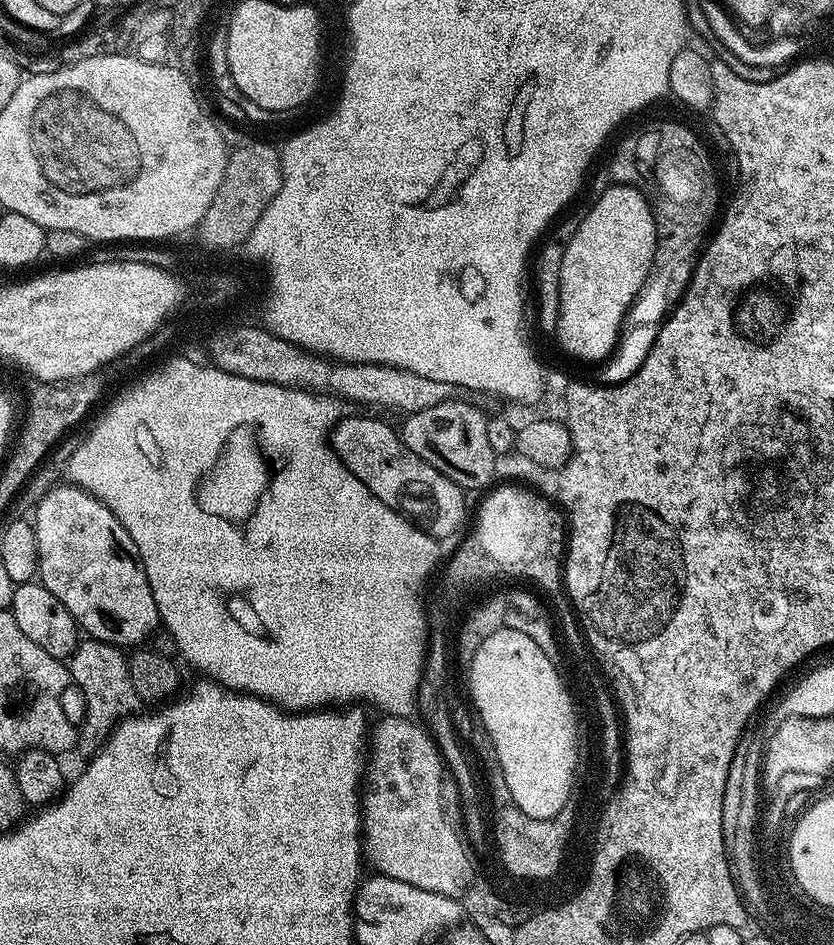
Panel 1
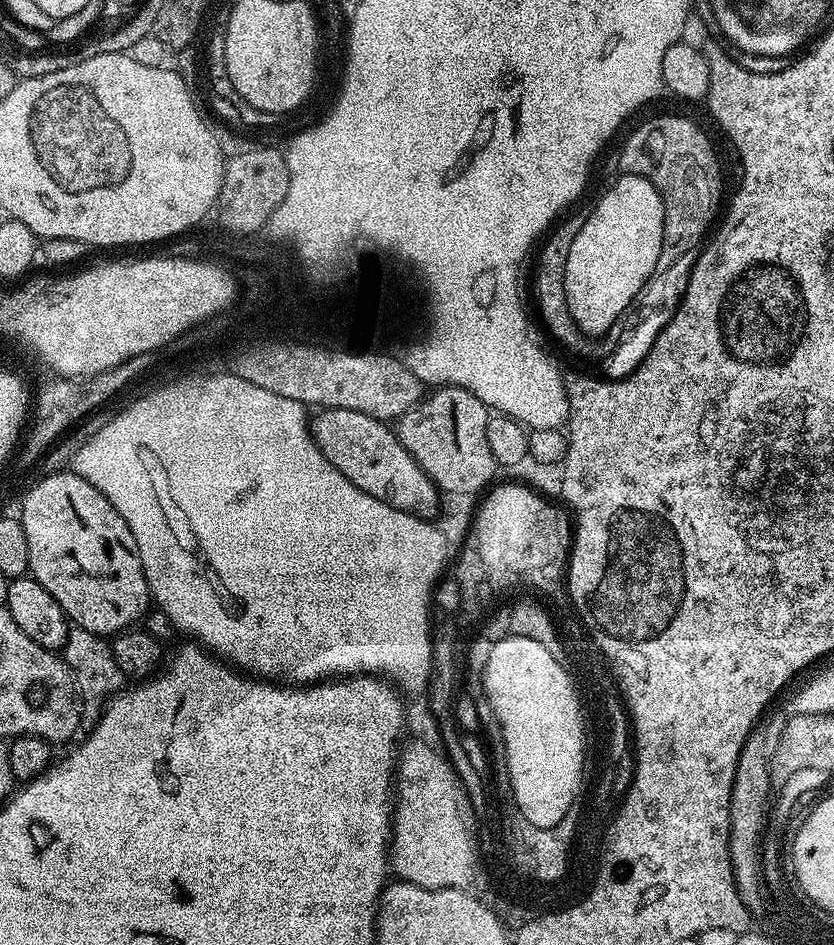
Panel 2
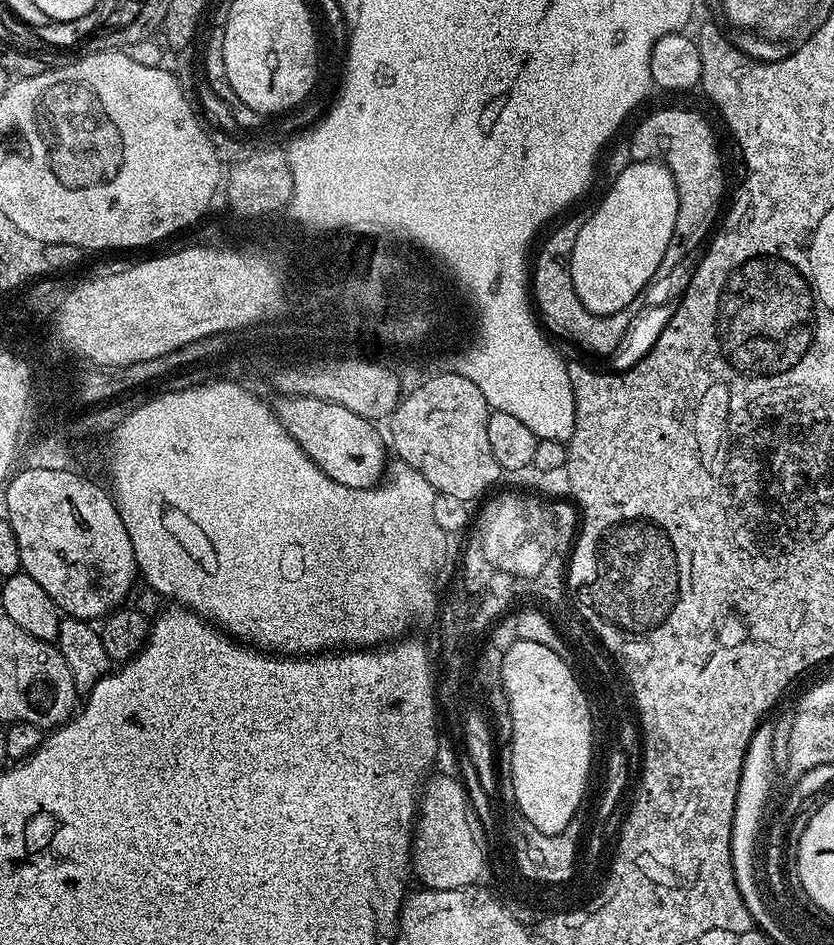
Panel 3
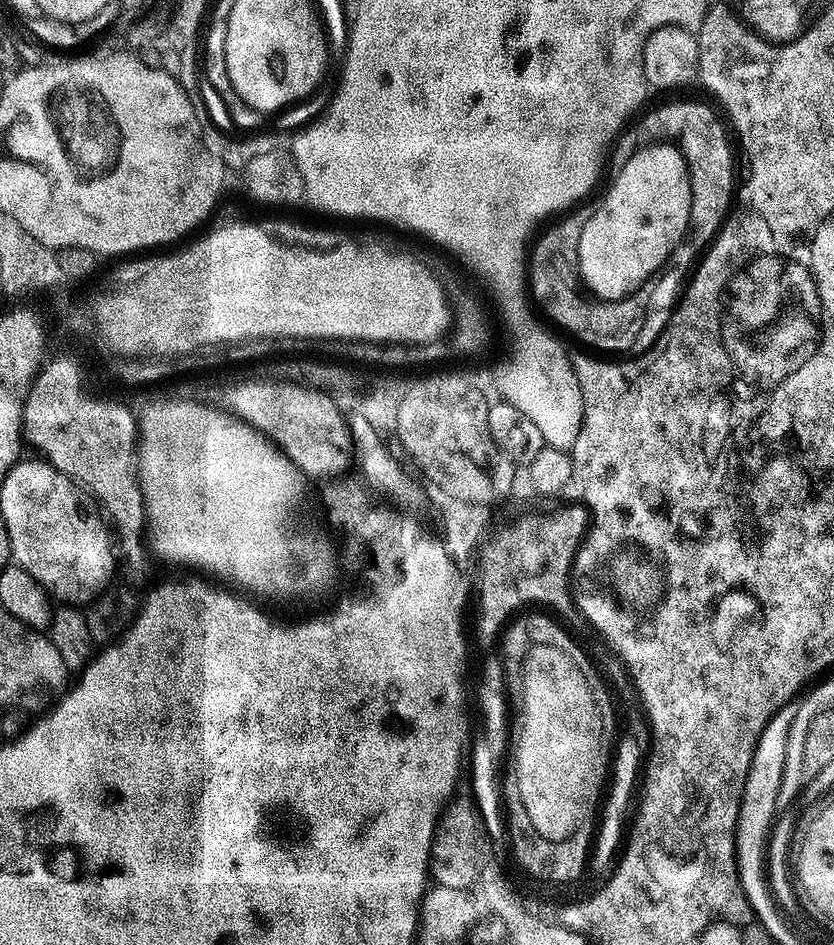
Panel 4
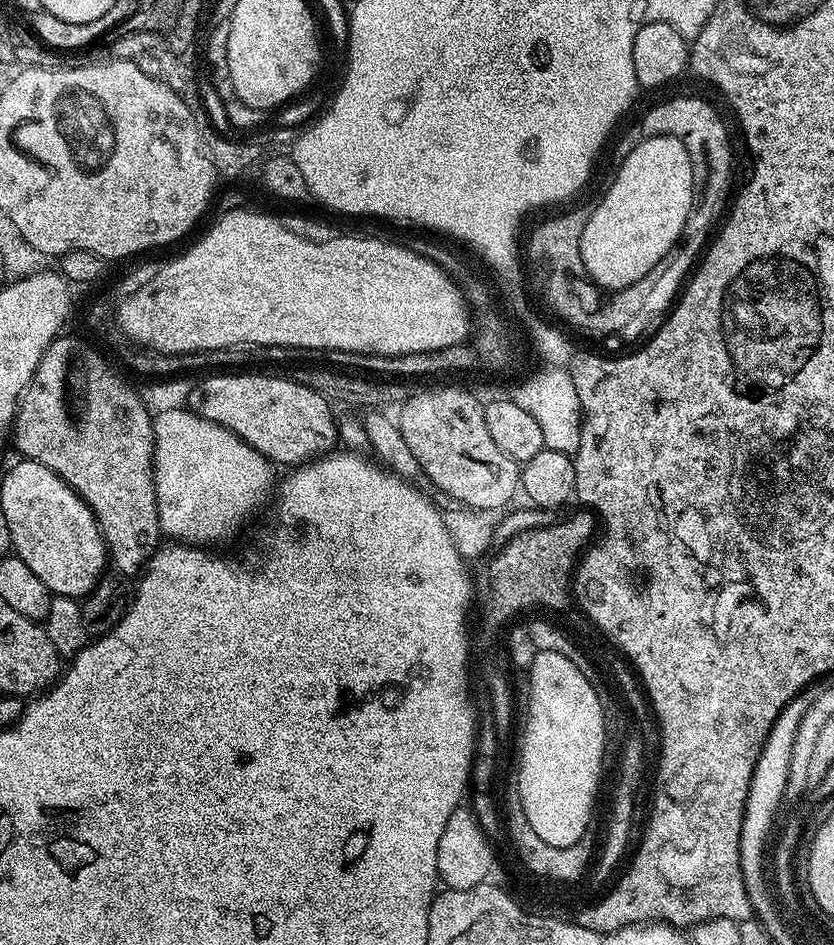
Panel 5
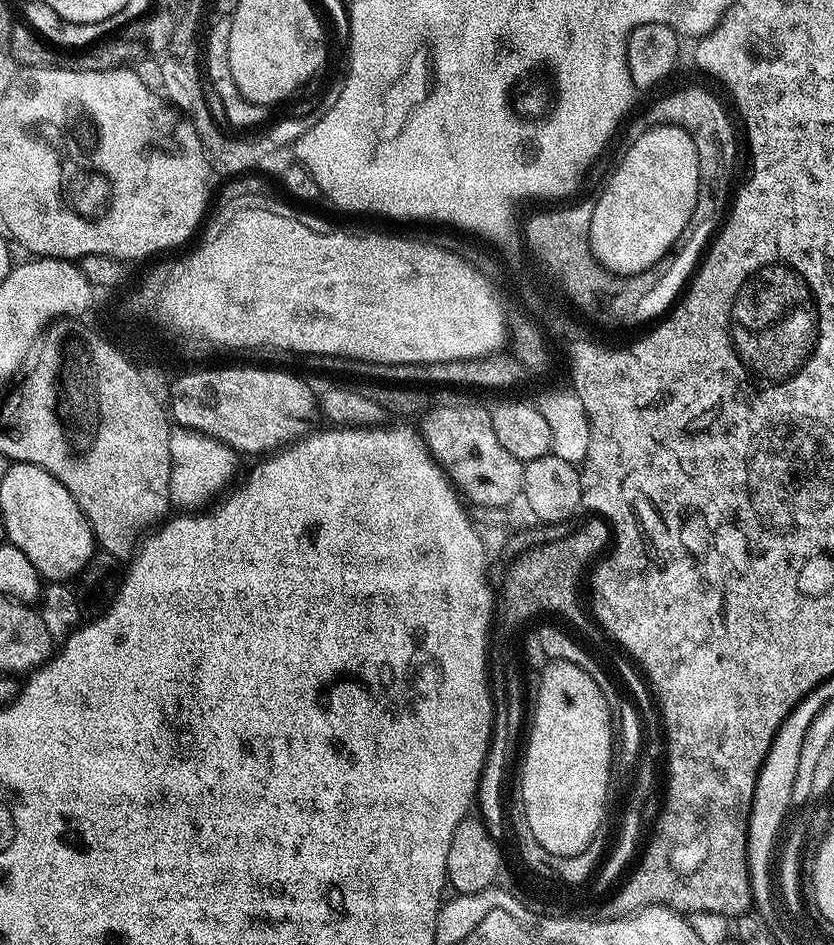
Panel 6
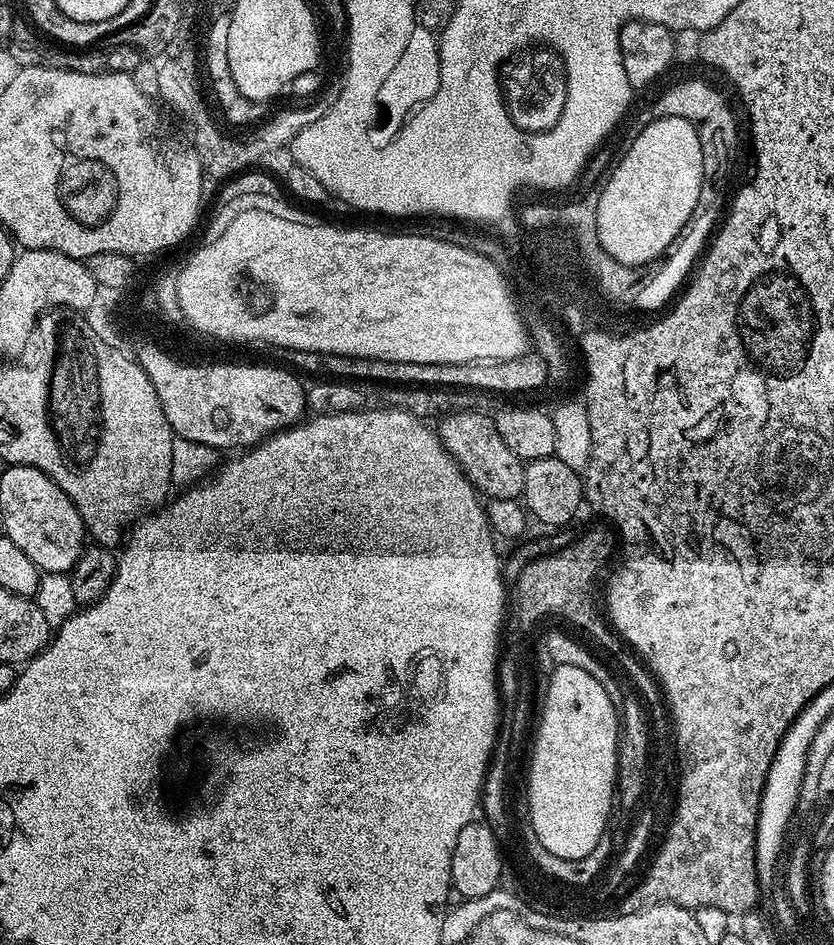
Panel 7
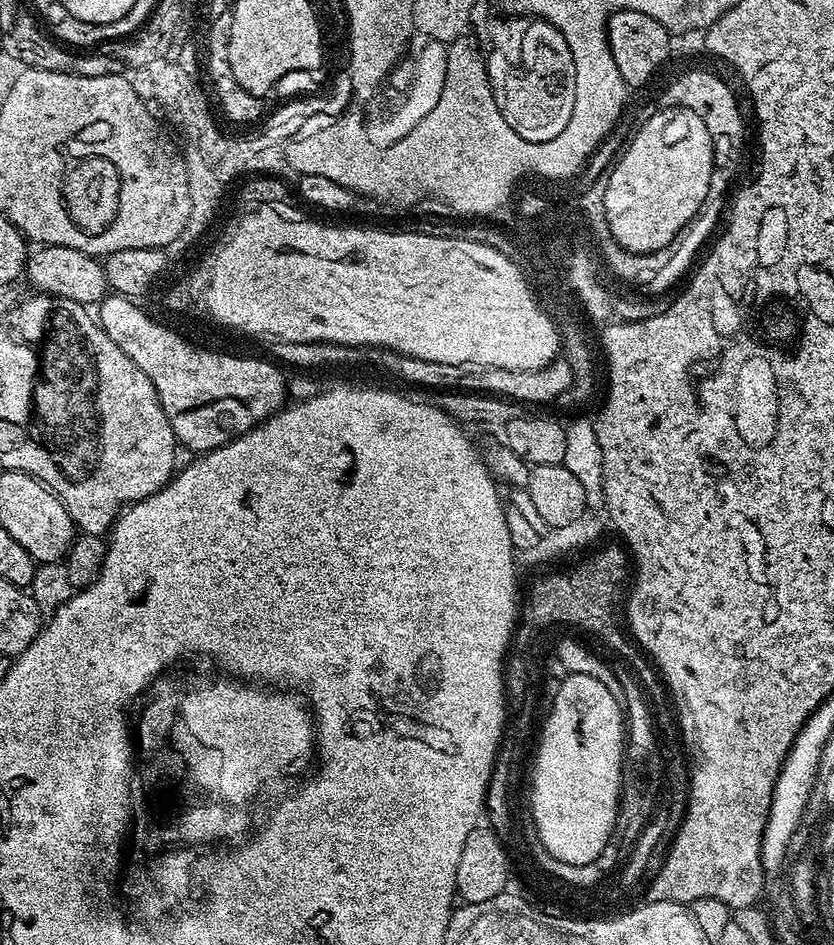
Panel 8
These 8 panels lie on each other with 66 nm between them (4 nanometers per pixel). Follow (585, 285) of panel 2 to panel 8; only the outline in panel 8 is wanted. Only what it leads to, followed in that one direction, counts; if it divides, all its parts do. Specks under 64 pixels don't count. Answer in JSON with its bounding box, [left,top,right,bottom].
[605,107,708,250]

